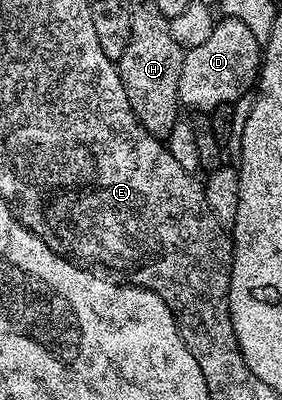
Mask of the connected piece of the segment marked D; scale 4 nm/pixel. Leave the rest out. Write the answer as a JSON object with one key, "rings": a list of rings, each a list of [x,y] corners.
{"rings":[[[227,16],[221,17],[219,21],[216,23],[216,27],[214,28],[214,32],[210,32],[210,36],[208,39],[204,41],[202,44],[198,44],[198,48],[194,48],[193,50],[187,51],[184,56],[184,63],[182,64],[182,76],[178,82],[178,90],[180,96],[180,104],[181,107],[188,108],[188,106],[193,106],[193,111],[196,112],[212,112],[212,109],[215,106],[220,106],[223,102],[236,102],[240,97],[243,96],[244,93],[247,92],[248,89],[255,87],[257,85],[259,76],[260,76],[260,63],[262,61],[262,42],[261,39],[256,38],[254,36],[254,32],[250,32],[250,28],[246,28],[246,24],[242,24],[242,20],[238,20],[237,18],[229,18]]]}

